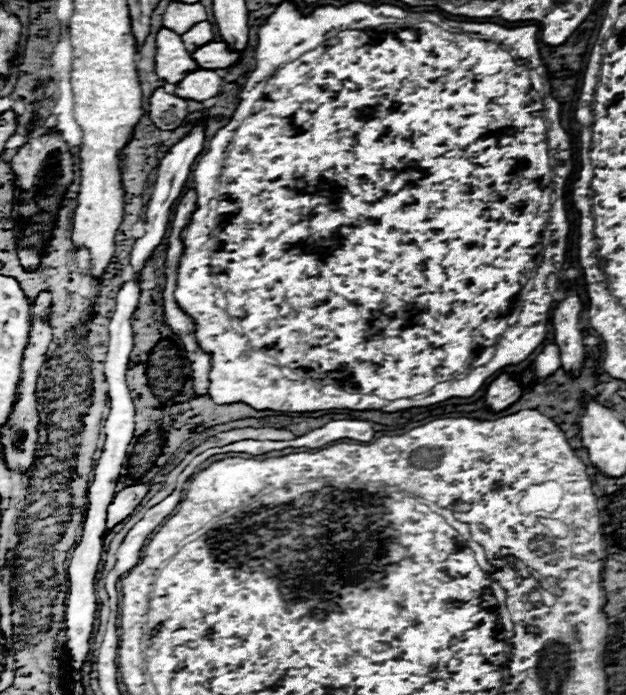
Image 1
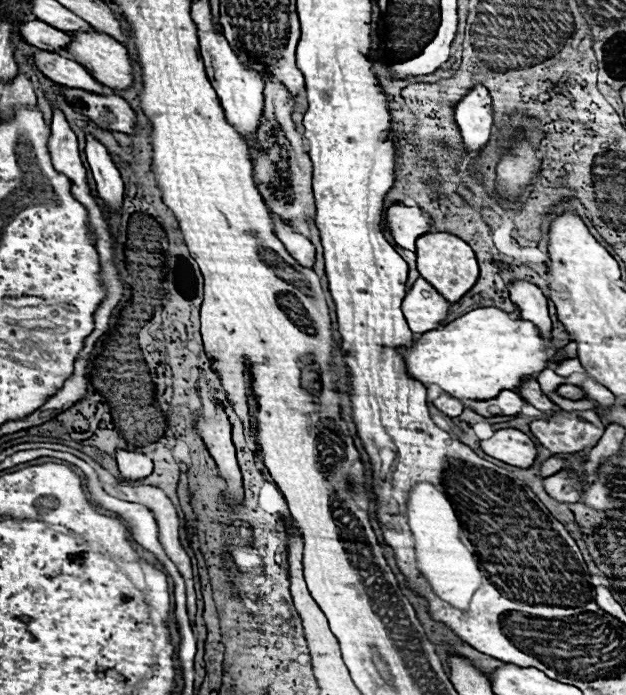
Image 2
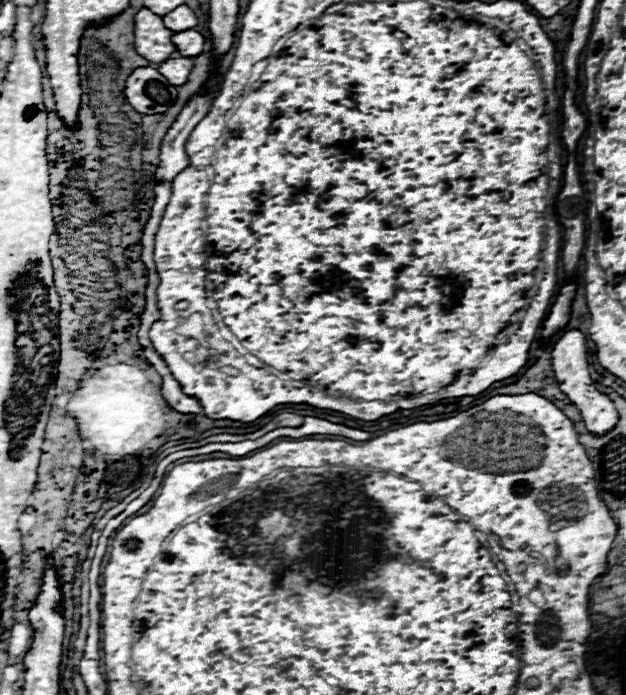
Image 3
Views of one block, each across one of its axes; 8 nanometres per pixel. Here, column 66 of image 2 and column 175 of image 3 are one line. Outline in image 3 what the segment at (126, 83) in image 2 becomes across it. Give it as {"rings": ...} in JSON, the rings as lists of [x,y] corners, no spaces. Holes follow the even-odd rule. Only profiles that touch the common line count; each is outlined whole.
{"rings":[[[148,8],[136,14],[136,50],[152,64],[162,64],[176,52],[172,36],[162,18]]]}

